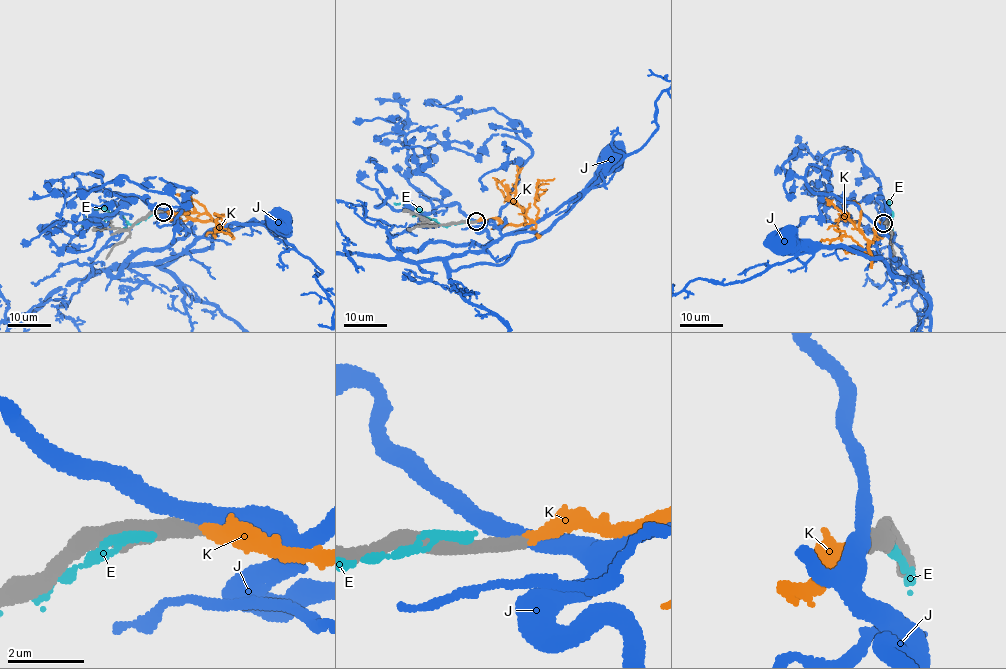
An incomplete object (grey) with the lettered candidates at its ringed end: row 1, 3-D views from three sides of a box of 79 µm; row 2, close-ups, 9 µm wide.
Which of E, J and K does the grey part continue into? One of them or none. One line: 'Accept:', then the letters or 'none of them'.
Accept: K

